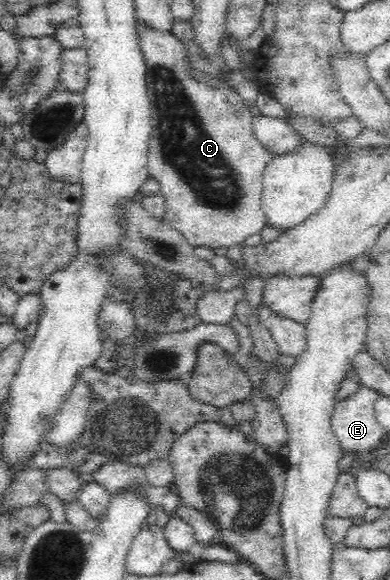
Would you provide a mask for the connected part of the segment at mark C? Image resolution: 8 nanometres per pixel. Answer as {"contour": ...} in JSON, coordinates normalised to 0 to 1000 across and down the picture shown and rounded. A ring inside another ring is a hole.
{"contour":[[[354,28],[346,31],[346,53],[356,81],[374,112],[377,159],[385,167],[385,193],[392,207],[392,219],[385,224],[382,267],[377,269],[377,291],[382,303],[395,307],[410,321],[410,333],[423,341],[418,383],[431,386],[446,398],[454,398],[492,424],[533,424],[569,434],[595,424],[621,424],[628,414],[644,405],[662,405],[677,391],[687,390],[682,369],[669,352],[674,328],[674,297],[682,281],[692,276],[695,262],[682,259],[644,219],[646,193],[636,188],[633,178],[595,152],[569,143],[559,152],[538,148],[533,141],[518,141],[487,129],[487,114],[479,103],[479,76],[462,72],[438,53],[410,53],[403,48],[372,41]]]}

